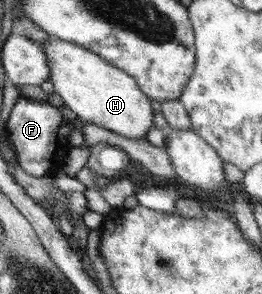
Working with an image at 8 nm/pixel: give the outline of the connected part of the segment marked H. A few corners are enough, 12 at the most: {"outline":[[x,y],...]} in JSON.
{"outline":[[53,36],[49,80],[79,122],[126,139],[154,127],[123,68]]}

